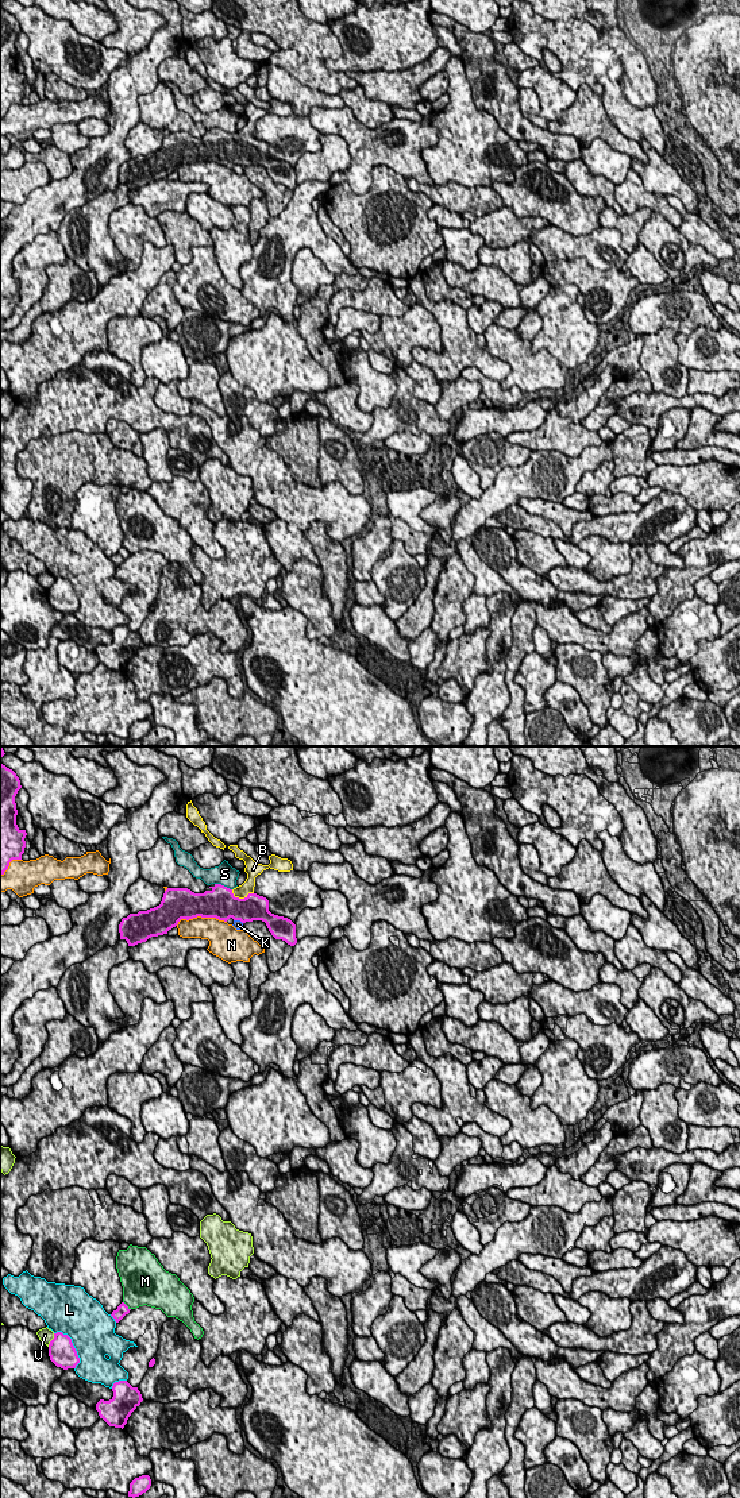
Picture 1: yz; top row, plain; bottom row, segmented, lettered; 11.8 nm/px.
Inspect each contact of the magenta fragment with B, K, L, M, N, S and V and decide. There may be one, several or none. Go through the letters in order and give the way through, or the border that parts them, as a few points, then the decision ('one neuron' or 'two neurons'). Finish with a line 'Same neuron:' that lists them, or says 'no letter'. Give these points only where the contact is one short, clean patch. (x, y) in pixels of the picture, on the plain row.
B: runs through yz (220, 147), (241, 143), (247, 131); one neuron
K: two neurons
L: two neurons
M: two neurons
N: two neurons
S: two neurons
V: two neurons
Same neuron: B

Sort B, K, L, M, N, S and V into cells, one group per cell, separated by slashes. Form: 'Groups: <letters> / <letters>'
Groups: B / K V / L / M / N / S

